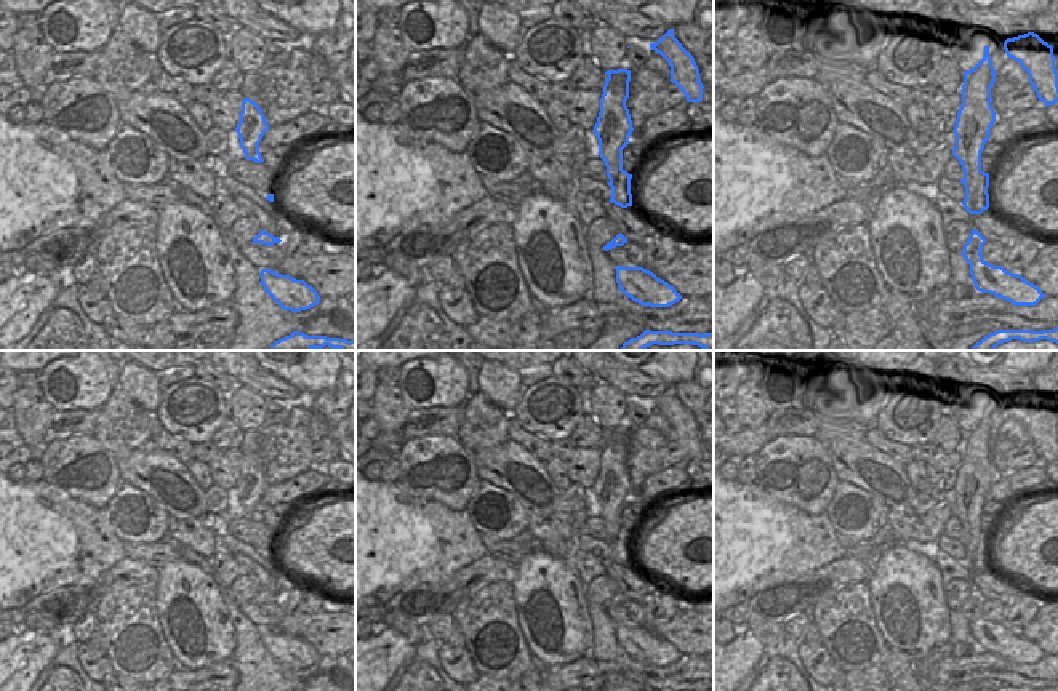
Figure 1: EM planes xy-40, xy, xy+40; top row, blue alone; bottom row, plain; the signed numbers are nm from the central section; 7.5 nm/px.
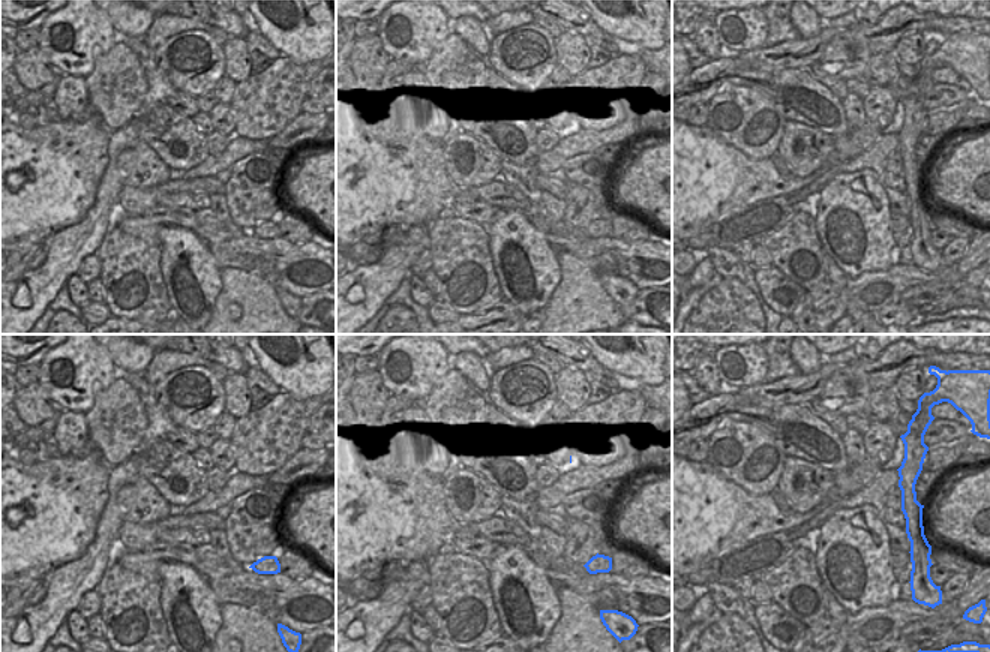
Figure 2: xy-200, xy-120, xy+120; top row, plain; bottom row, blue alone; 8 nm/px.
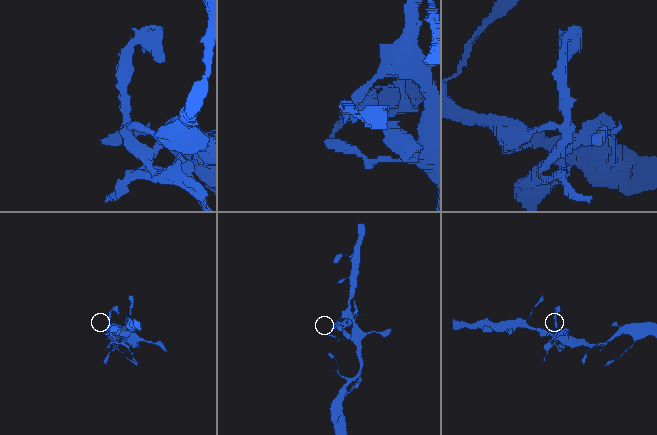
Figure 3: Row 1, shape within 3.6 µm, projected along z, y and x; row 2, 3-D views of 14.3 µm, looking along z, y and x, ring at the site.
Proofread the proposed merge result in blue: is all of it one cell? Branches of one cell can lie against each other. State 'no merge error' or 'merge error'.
merge error

